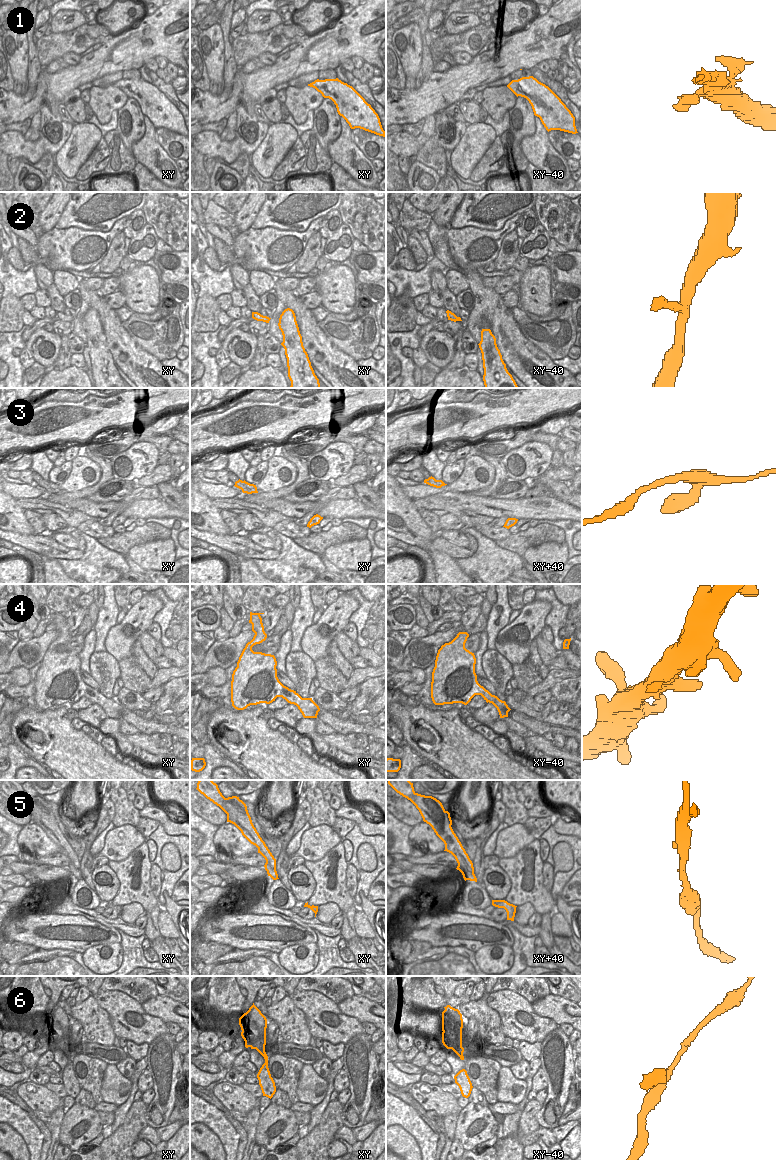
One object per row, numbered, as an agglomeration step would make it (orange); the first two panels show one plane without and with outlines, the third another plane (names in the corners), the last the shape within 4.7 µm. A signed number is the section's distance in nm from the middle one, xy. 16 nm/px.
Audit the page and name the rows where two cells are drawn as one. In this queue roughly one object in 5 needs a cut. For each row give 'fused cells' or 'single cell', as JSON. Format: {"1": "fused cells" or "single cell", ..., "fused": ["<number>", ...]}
{"1": "single cell", "2": "single cell", "3": "single cell", "4": "single cell", "5": "fused cells", "6": "single cell", "fused": ["5"]}

